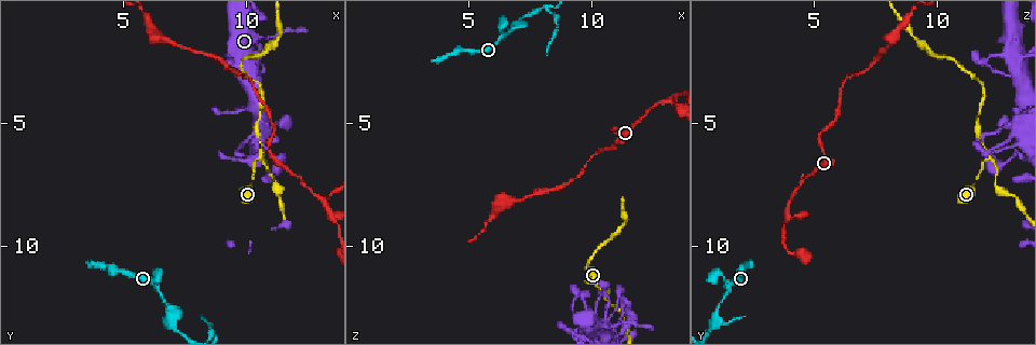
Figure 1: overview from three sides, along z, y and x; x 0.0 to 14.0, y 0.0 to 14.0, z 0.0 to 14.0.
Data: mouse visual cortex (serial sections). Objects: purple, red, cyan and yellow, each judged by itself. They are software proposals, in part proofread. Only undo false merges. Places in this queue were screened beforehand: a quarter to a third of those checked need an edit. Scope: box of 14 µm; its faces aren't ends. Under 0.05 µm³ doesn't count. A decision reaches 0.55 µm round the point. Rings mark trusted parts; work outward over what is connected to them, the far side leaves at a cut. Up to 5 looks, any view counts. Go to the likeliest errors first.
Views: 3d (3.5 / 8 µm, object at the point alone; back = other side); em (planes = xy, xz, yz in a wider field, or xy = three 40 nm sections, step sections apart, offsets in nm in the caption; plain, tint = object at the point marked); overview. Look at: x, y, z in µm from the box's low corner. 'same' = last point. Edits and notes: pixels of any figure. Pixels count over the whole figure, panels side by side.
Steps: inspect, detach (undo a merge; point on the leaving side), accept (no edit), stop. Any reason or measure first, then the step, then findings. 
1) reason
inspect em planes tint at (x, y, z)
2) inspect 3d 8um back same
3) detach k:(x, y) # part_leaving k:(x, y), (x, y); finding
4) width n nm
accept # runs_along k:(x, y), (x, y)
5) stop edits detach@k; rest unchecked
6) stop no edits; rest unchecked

inspect em xy step 1 tint at (10.5, 6.5, 12.0)

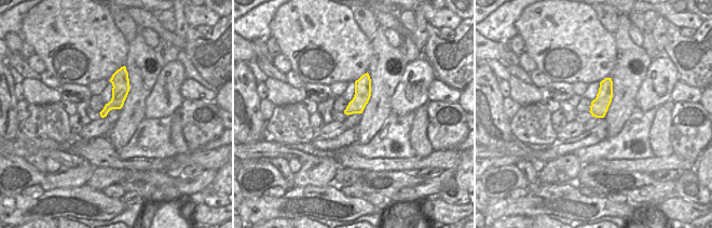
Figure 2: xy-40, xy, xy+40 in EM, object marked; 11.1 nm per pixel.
see where the arms go
inspect 3d 3.5um same

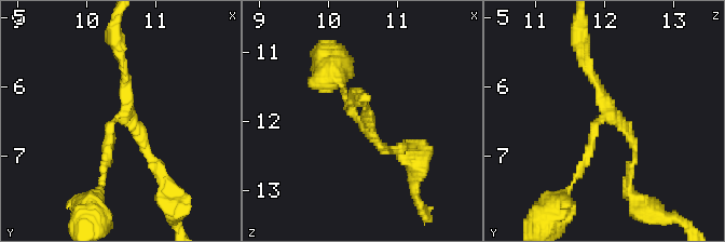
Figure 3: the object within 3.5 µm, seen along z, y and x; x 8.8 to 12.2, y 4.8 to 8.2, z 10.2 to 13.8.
accept # runs_along 2:(123, 69), (119, 97), (103, 114); one cell here

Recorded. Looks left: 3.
arms part here
inspect 3d 3.5um at (13.3, 8.8, 4.0)

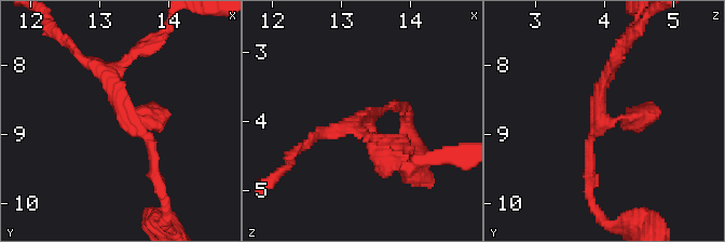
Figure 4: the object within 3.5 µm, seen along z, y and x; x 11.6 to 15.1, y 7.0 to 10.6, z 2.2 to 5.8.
arms 3; arm_widths 150, 200, 300 nm; shape alone is not enough
inspect em xy step 1 tint at (13.35, 8.75, 3.95)

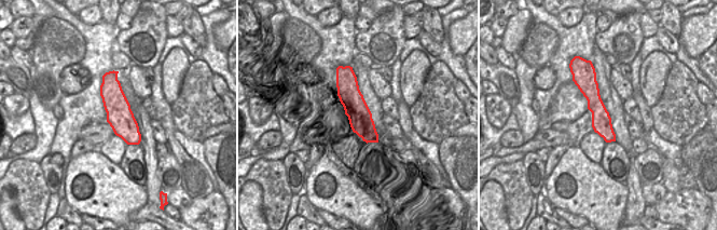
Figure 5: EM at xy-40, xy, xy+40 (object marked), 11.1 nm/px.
another direction
inspect em xy step 2 tint same

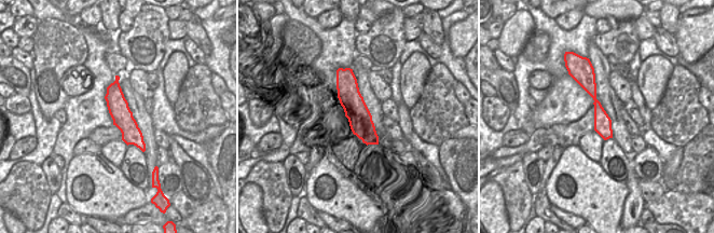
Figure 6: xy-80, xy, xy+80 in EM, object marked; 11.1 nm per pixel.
accept # runs_along 6:(347, 74), (349, 98), (375, 141); one cell here

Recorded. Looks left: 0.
stop no edits; rest unchecked

